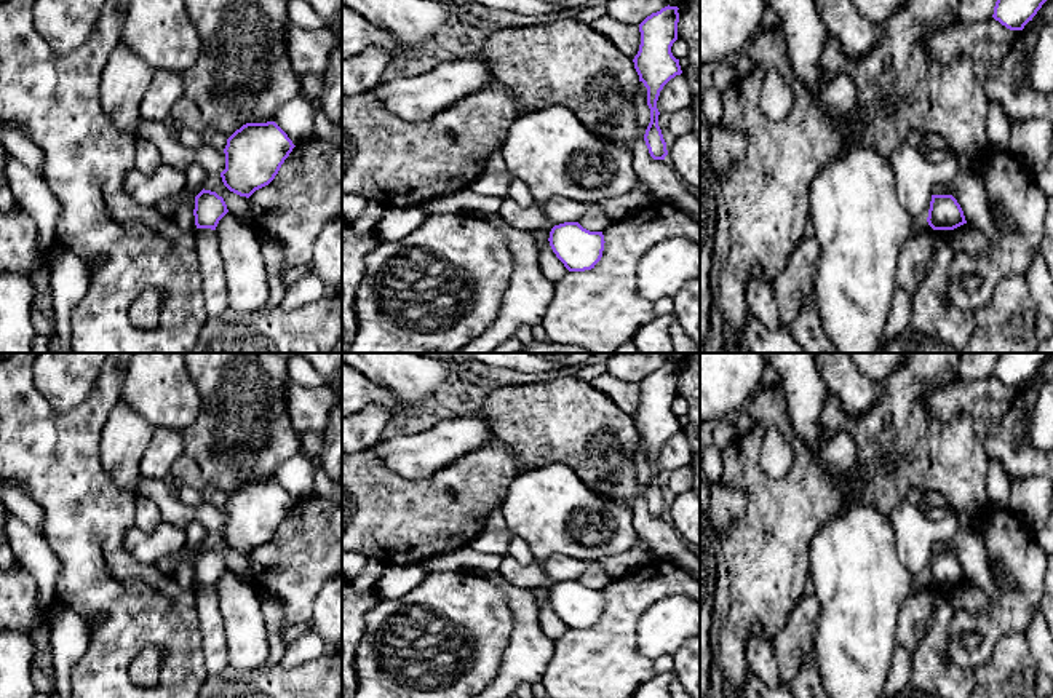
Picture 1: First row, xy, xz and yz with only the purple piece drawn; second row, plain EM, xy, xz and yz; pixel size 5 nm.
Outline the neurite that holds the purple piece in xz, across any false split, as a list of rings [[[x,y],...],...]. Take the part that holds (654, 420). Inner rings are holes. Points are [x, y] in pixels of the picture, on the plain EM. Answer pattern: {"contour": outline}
{"contour": [[[668,363],[639,382],[641,403],[633,417],[639,439],[647,446],[650,481],[646,487],[644,498],[654,518],[665,518],[668,513],[666,500],[658,484],[660,470],[657,458],[663,444],[682,431],[679,417],[671,410],[671,404],[677,398],[677,367],[677,364]]]}

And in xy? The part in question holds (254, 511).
{"contour": [[[275,479],[243,482],[227,497],[224,506],[225,527],[221,530],[224,543],[249,556],[275,537],[294,505]]]}

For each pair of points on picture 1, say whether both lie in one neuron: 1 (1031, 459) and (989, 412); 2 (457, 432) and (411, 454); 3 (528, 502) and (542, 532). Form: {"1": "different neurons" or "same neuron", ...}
{"1": "same neuron", "2": "same neuron", "3": "same neuron"}

